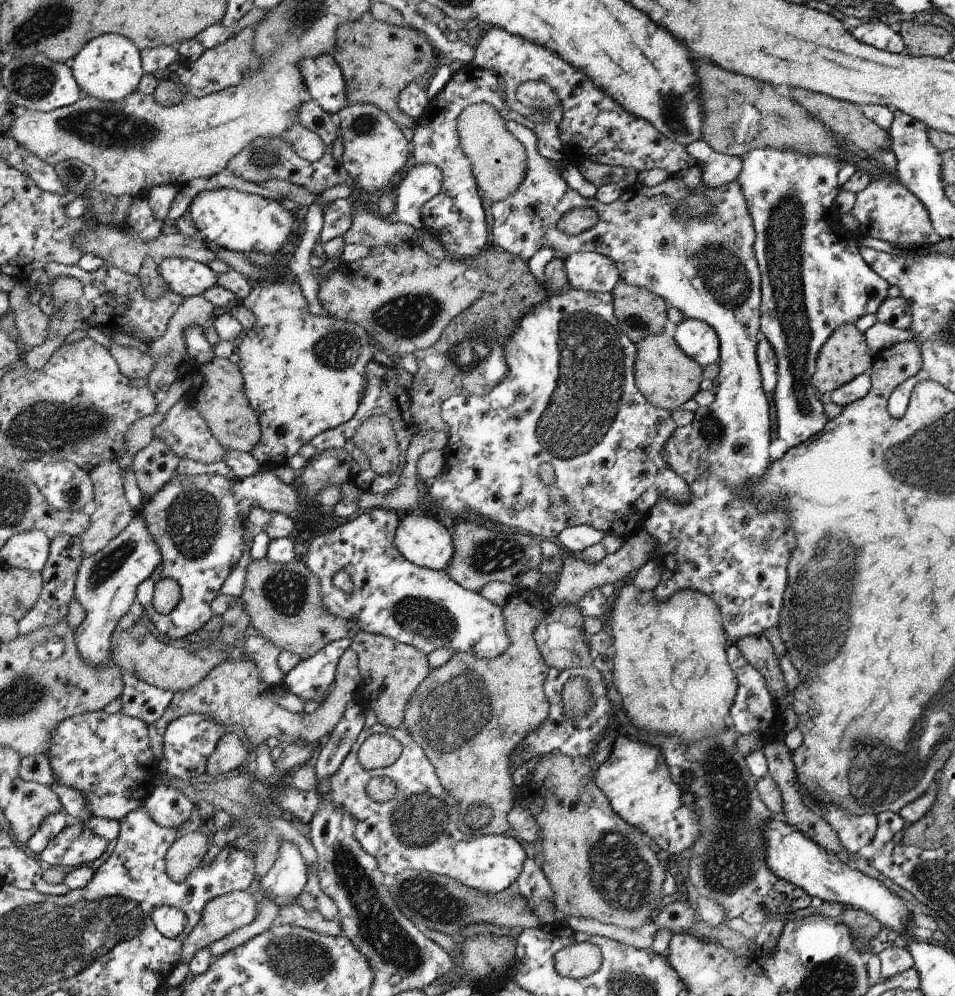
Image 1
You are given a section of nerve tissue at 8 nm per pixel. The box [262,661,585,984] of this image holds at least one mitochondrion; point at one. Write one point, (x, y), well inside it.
(382, 933)

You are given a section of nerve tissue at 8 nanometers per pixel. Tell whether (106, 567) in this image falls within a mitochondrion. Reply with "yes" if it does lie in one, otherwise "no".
yes

